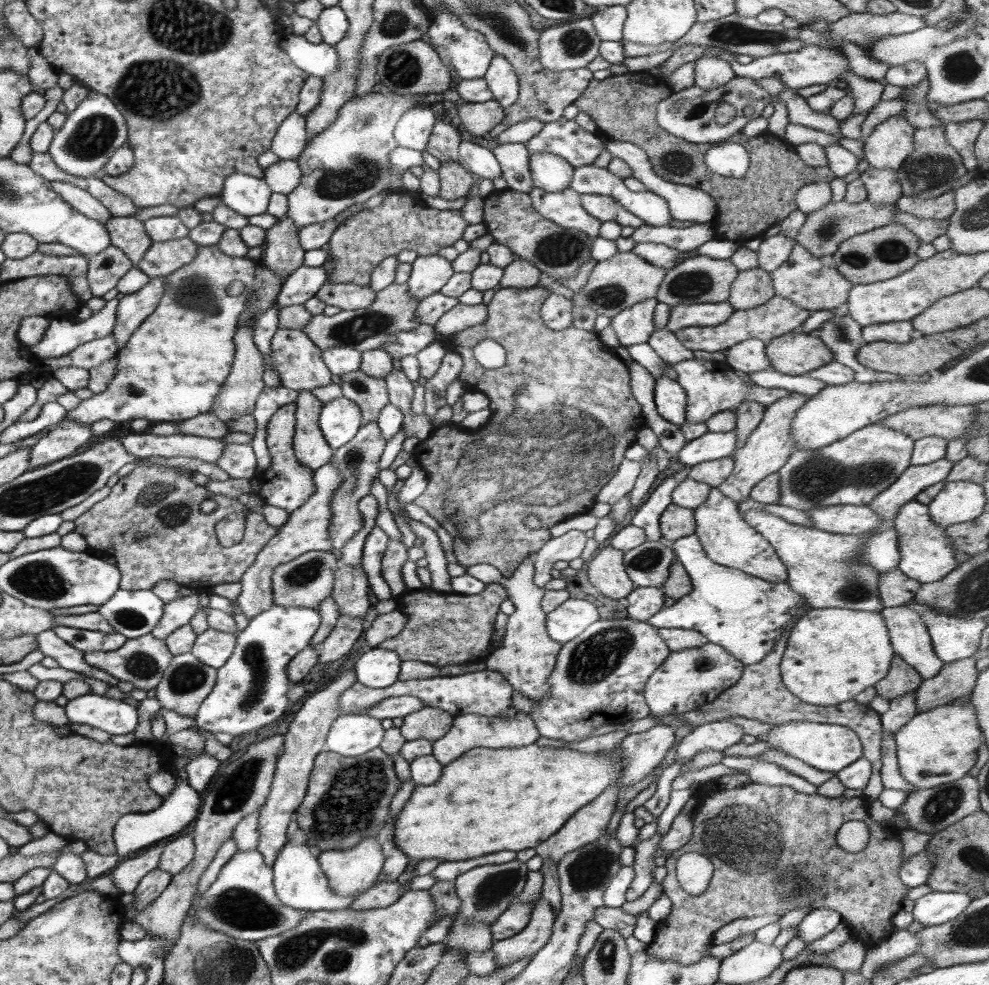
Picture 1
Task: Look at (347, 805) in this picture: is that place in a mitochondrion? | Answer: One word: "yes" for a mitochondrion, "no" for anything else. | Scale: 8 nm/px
yes

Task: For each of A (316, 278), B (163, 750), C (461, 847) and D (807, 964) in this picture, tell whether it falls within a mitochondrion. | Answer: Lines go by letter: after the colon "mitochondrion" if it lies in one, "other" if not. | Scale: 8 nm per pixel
A: other
B: other
C: other
D: other

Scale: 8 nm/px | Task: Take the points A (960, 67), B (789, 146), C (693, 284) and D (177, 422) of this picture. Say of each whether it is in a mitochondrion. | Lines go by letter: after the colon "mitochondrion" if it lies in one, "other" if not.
A: mitochondrion
B: other
C: mitochondrion
D: other

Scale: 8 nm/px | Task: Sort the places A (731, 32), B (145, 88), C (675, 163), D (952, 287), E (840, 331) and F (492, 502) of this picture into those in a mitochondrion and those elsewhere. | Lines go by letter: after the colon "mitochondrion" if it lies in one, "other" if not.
A: mitochondrion
B: mitochondrion
C: mitochondrion
D: other
E: mitochondrion
F: mitochondrion

